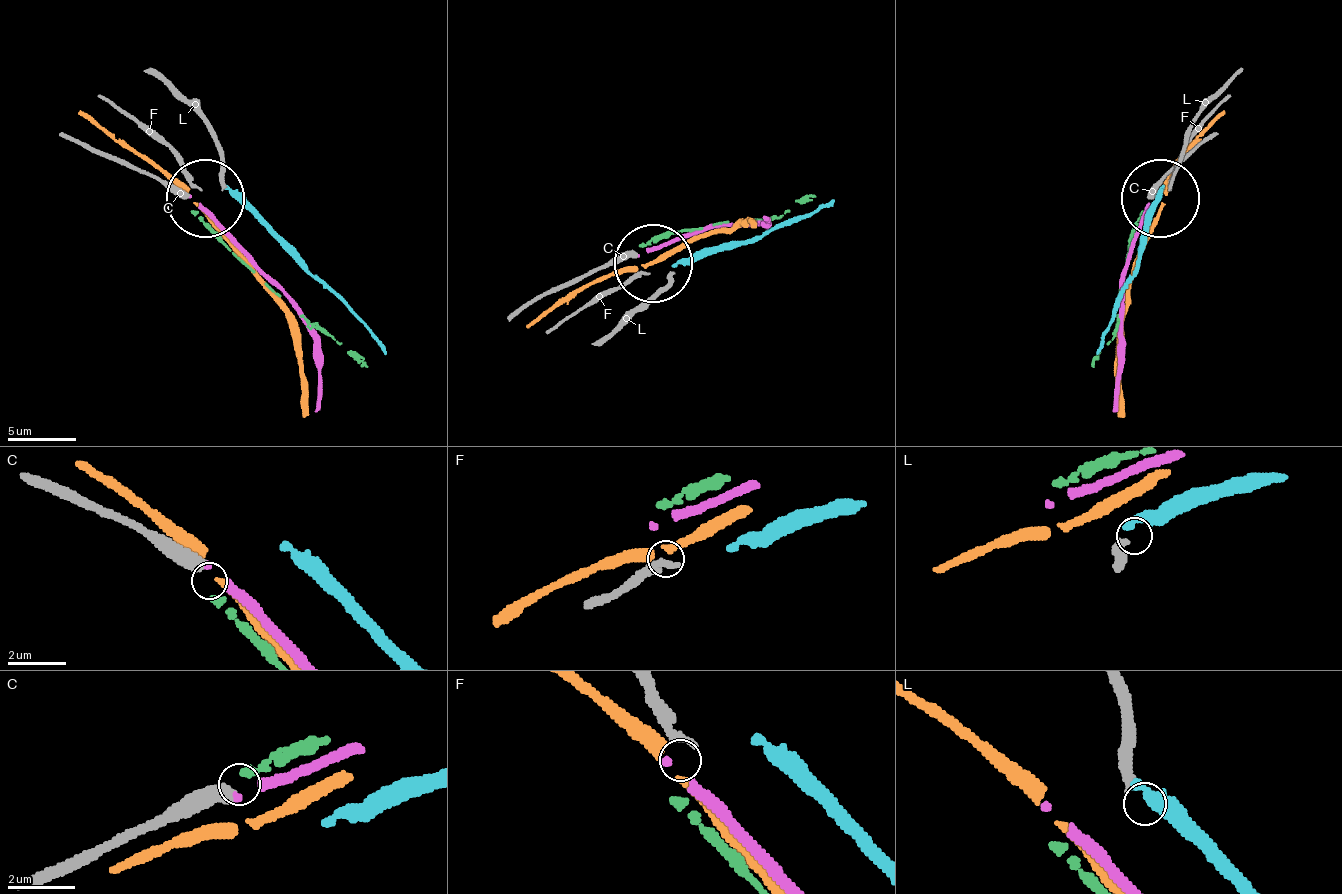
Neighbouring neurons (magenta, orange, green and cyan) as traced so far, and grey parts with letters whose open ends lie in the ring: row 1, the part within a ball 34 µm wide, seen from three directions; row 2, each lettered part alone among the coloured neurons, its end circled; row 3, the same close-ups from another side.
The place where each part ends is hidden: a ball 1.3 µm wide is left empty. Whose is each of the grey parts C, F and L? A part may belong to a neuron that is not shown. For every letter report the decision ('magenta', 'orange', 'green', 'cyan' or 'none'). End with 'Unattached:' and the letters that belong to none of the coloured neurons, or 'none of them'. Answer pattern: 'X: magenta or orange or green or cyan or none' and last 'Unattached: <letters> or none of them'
C: magenta
F: none
L: none
Unattached: F, L

